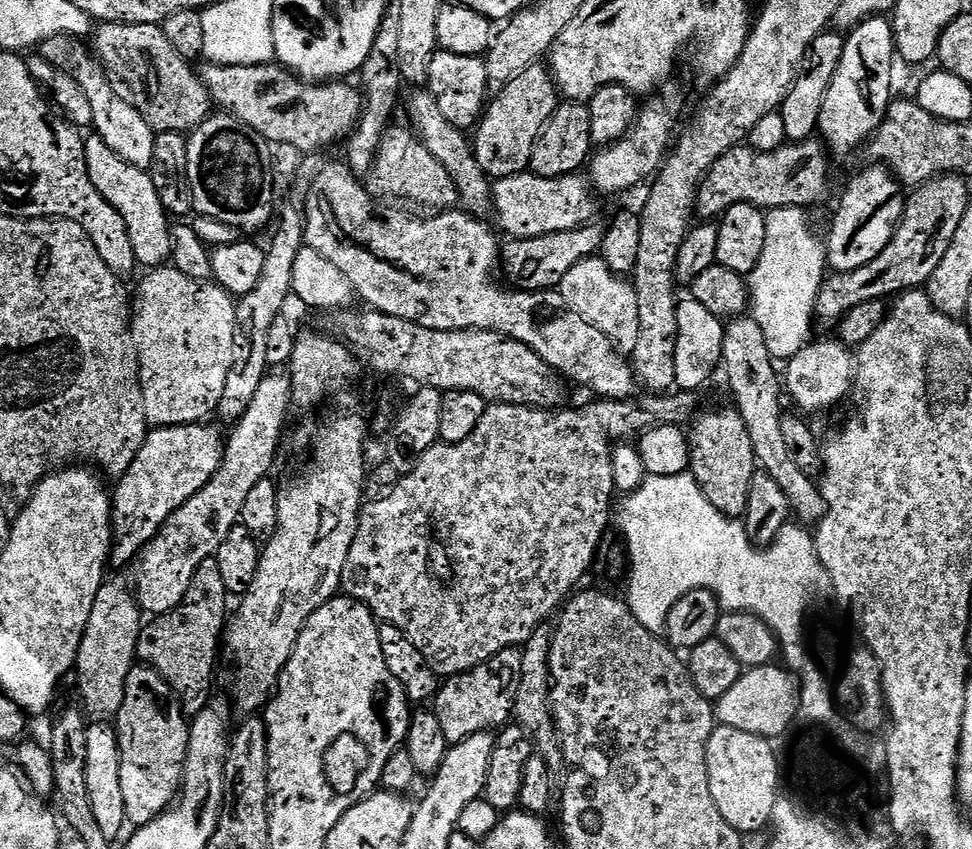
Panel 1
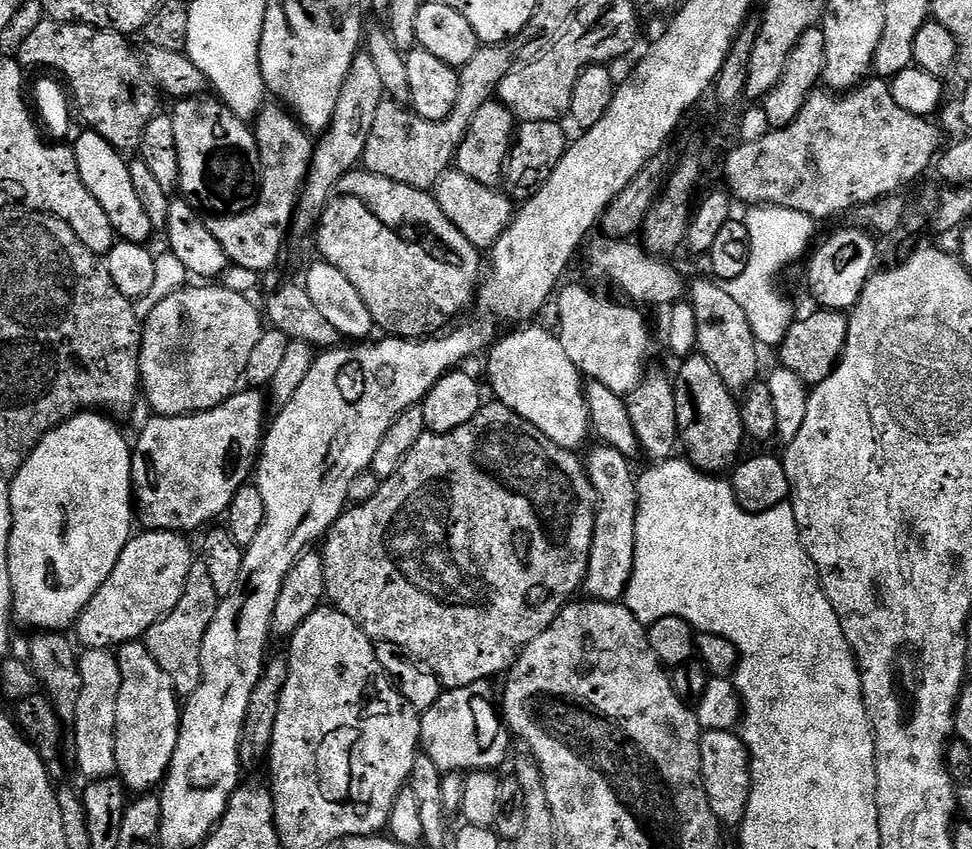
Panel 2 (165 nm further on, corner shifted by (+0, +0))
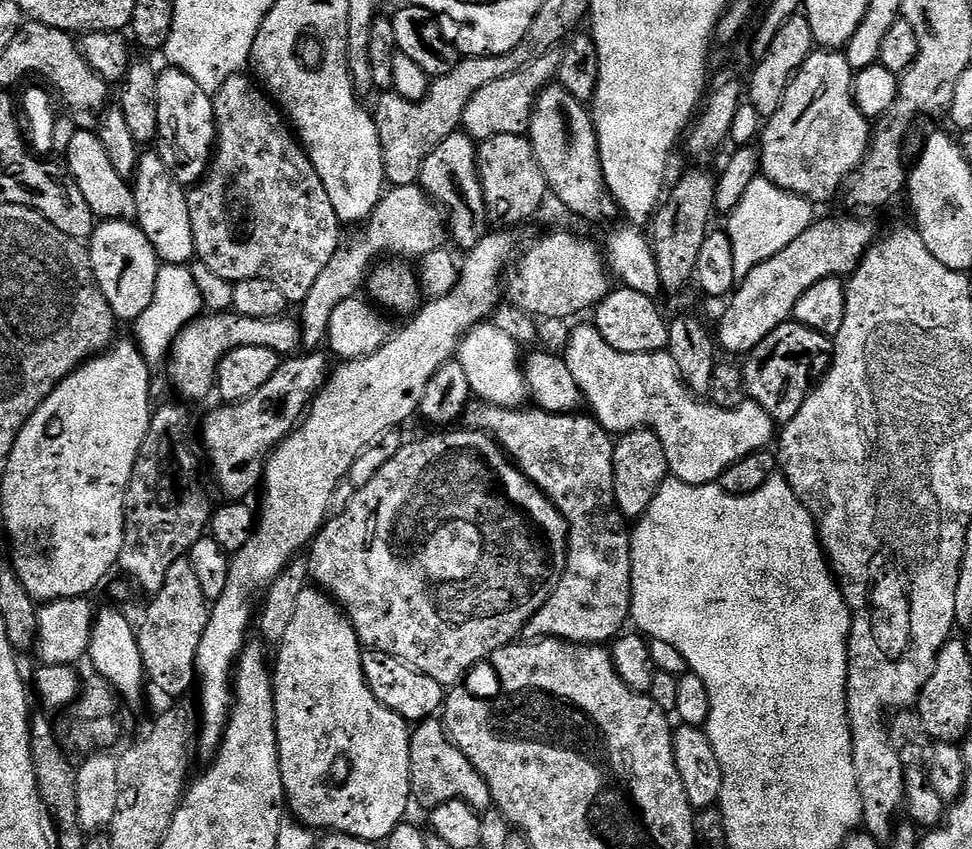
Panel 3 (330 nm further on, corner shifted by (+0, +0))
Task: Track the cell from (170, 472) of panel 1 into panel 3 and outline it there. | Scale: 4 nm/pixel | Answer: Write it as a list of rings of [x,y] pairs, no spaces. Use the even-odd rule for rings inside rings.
[[[312,350],[304,354],[308,356],[296,354],[285,359],[274,378],[270,378],[258,394],[236,404],[219,406],[202,420],[202,448],[210,472],[216,475],[229,501],[243,501],[255,488],[257,491],[261,487],[269,456],[304,419],[316,393],[330,375],[329,357],[324,357],[322,353]]]

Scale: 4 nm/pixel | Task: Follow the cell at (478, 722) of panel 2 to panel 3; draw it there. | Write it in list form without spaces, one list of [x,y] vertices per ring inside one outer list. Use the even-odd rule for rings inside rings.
[[[429,718],[415,725],[412,733],[412,794],[415,803],[425,810],[442,806],[446,802],[464,800],[483,814],[493,807],[487,782],[476,767],[466,758],[457,744],[451,743],[445,729],[435,719]]]

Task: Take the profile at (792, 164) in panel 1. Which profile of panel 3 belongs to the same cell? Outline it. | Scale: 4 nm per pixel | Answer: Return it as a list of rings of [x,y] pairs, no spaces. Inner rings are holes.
[[[814,50],[790,82],[782,98],[782,106],[767,117],[764,133],[760,136],[760,170],[763,179],[774,182],[782,190],[792,192],[803,200],[819,206],[836,195],[860,170],[870,147],[869,117],[862,114],[854,95],[854,70],[847,55],[840,50]]]

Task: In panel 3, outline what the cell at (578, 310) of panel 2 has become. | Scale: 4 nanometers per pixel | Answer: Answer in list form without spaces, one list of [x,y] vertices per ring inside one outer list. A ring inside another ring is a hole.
[[[591,323],[580,324],[568,336],[568,349],[562,352],[574,382],[578,382],[583,399],[589,404],[591,415],[609,434],[632,432],[635,428],[649,428],[662,442],[666,450],[669,473],[687,484],[715,484],[722,473],[734,462],[755,452],[765,451],[773,443],[778,425],[760,404],[745,399],[740,408],[719,408],[705,402],[692,392],[680,379],[678,366],[667,351],[656,353],[620,353],[603,340],[602,334]]]

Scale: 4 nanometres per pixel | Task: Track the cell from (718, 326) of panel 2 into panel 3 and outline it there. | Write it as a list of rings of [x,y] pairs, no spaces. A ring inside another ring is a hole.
[[[558,84],[547,86],[536,100],[528,137],[547,180],[549,193],[566,209],[590,222],[606,222],[619,215],[619,205],[605,186],[596,128],[589,109],[581,101],[567,94]]]

